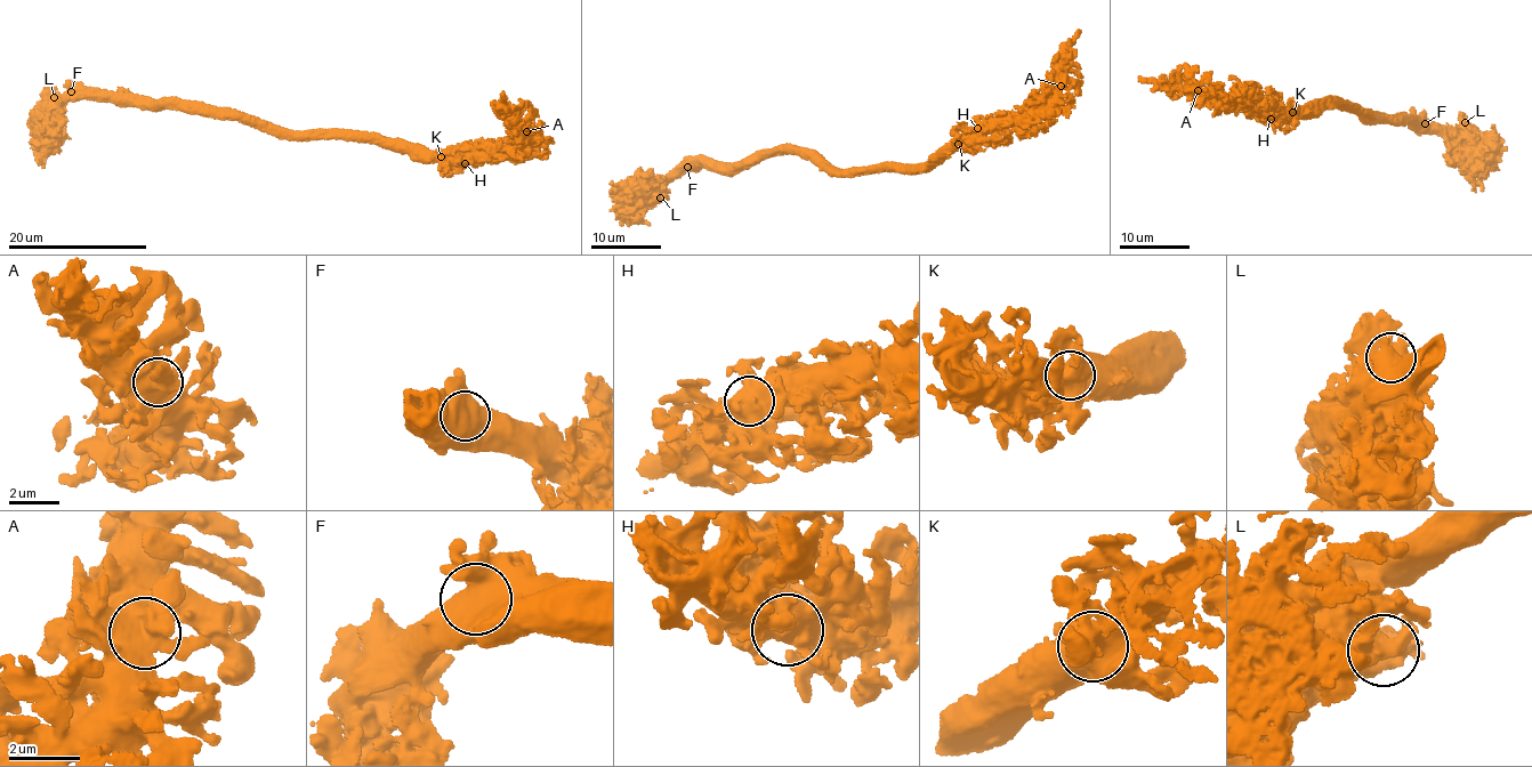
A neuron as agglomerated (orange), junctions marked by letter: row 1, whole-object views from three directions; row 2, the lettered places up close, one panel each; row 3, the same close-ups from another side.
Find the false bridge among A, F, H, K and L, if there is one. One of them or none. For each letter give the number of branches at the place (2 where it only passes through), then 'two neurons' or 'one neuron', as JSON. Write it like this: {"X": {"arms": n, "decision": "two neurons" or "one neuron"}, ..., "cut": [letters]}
{"A": {"arms": 3, "decision": "one neuron"}, "F": {"arms": 2, "decision": "one neuron"}, "H": {"arms": 3, "decision": "one neuron"}, "K": {"arms": 3, "decision": "one neuron"}, "L": {"arms": 3, "decision": "one neuron"}, "cut": []}

